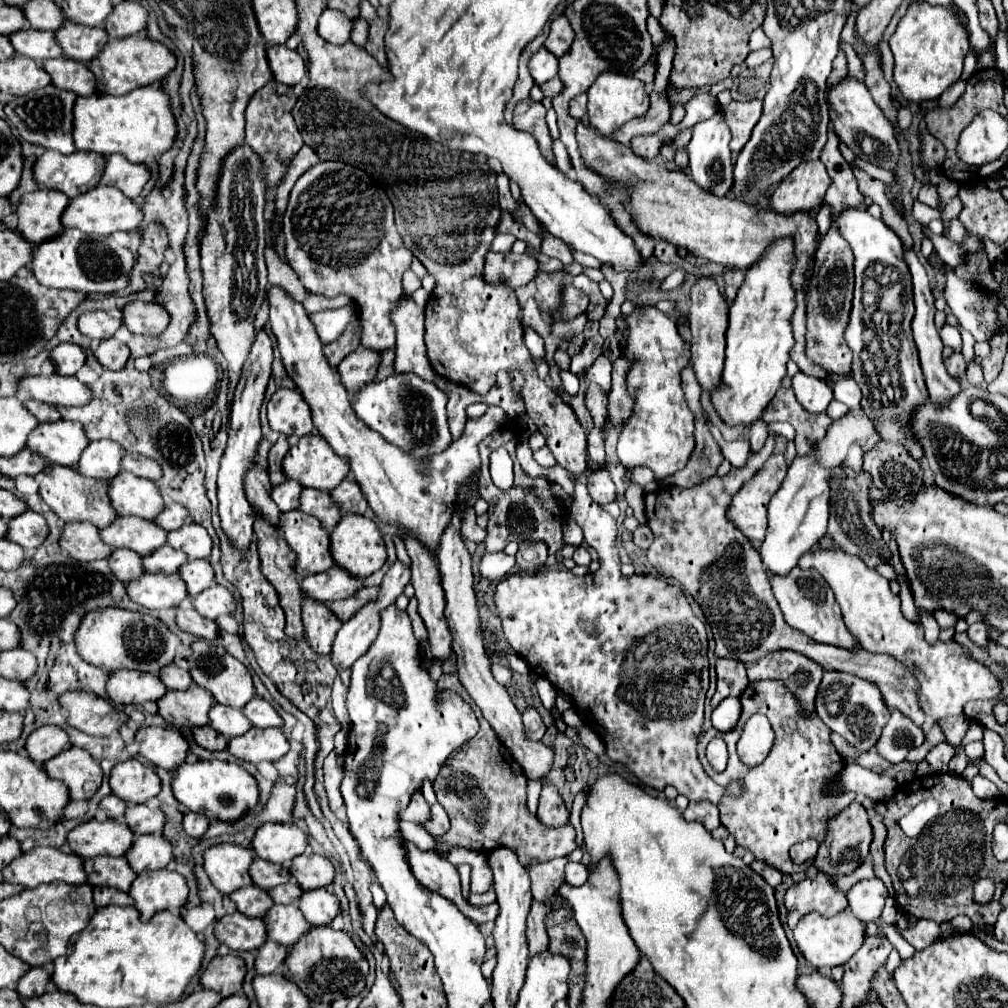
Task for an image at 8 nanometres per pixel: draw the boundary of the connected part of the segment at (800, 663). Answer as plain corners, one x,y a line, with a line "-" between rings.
780,649
766,653
762,659
750,663
746,667
750,681
762,679
780,679
794,691
806,711
814,711
814,697
818,683
822,679
822,667
818,663
806,659
804,655
796,655
796,651

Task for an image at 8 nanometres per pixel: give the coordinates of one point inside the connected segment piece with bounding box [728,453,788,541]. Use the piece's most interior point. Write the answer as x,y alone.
749,506

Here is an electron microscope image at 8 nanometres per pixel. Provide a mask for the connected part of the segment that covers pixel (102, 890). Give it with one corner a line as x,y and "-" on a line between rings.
94,887
94,903
96,903
96,907
134,905
134,899
130,899
128,893
118,891
114,887

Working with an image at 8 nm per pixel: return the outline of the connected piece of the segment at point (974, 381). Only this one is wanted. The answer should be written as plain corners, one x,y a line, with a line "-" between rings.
974,359
968,364
966,374
967,381
973,386
980,384
983,381
982,367

